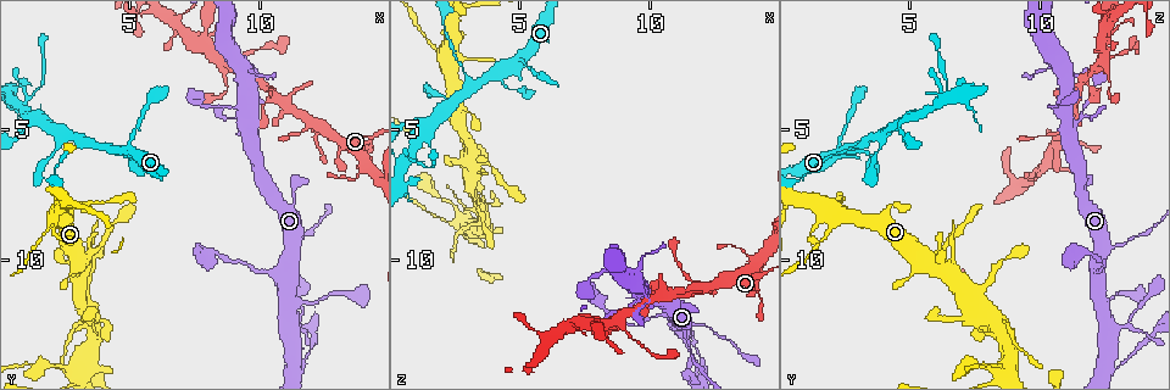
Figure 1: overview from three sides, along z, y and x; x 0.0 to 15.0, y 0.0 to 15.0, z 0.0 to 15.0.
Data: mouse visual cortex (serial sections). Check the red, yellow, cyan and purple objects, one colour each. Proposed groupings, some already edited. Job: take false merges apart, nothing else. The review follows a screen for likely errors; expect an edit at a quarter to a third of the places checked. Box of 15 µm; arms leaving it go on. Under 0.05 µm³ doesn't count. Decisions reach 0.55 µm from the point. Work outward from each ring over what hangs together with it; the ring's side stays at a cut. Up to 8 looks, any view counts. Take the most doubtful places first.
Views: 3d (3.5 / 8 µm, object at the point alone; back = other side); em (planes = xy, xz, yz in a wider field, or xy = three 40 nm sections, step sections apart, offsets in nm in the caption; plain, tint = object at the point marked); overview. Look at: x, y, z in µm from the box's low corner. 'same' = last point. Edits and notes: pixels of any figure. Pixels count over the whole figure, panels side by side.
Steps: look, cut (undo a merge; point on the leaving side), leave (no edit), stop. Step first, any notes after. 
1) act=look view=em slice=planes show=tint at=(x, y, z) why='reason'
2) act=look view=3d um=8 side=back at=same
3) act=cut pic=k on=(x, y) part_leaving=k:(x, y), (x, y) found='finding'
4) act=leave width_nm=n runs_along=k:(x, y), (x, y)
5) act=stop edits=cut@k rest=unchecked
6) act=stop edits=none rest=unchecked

act=look view=3d um=3.5 at=(11.4, 9.4, 12.8) why='thin arm on a thick one'

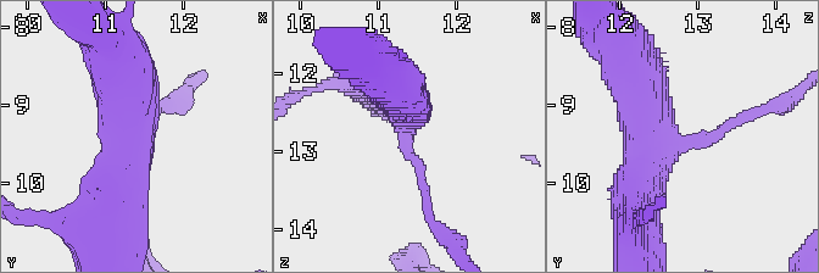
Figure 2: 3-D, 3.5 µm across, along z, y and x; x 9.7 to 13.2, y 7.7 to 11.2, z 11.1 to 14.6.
act=look view=em slice=xy step=3 show=tint at=(11.35, 9.50, 12.75)

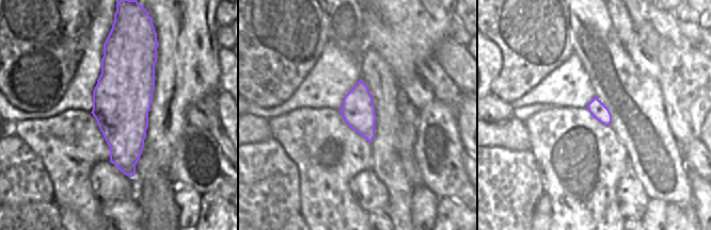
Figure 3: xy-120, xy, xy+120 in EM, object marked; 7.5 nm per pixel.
act=leave arms=3 arm_widths_nm=150,500,700 runs_along=2:(628, 67), (646, 139), (700, 143), (740, 116) found='all the same cell'

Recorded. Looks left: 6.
act=look view=3d um=3.5 at=(3.3, 5.5, 3.2)

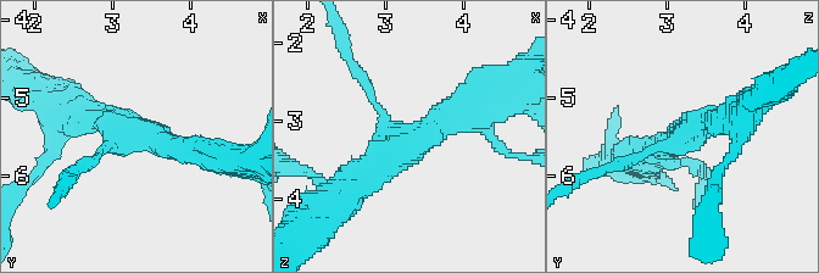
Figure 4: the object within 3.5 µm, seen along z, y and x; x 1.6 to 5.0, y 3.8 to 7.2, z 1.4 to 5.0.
act=look view=em slice=xy step=1 show=tint at=(3.30, 5.45, 3.30) arms=3 arm_widths_nm=150,300,350

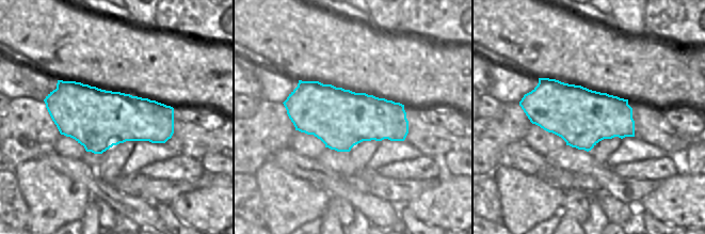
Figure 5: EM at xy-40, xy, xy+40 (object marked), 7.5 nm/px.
act=leave runs_along=4:(472, 98), (419, 134), (345, 194) found='all the same cell'

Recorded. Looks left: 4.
act=look view=3d um=3.5 at=(1.5, 3.3, 6.4) why='a narrow waist'

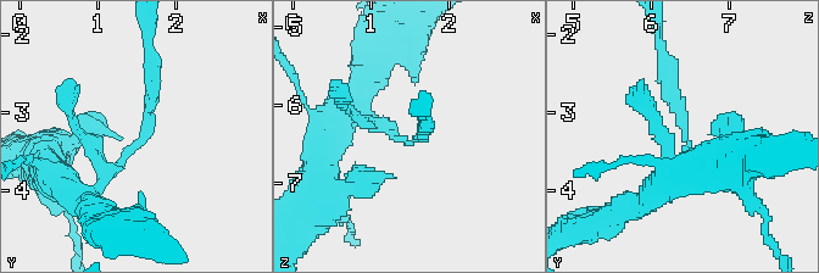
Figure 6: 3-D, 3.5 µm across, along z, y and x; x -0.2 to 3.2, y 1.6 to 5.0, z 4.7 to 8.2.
act=look view=em slice=xy step=5 show=tint at=(1.55, 3.30, 6.45) arm_widths_nm=150,200 why='now the EM'

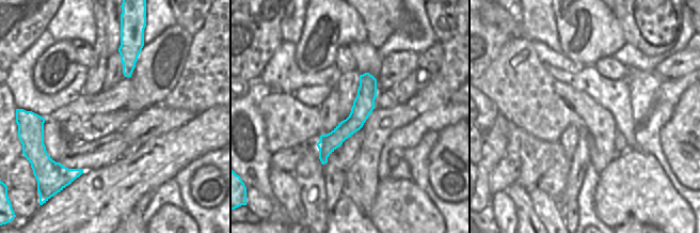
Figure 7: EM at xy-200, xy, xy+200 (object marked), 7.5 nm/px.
act=look view=em slice=xy step=2 show=tint at=same why='cut it another way'

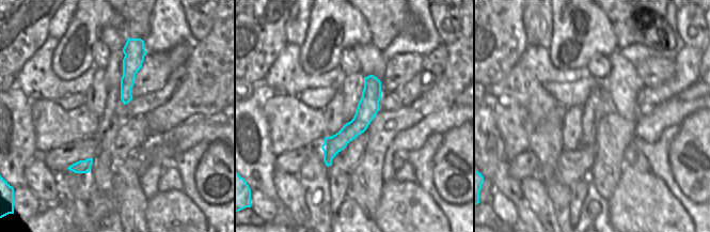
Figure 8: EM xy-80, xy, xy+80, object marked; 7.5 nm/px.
act=leave runs_along=8:(374, 79), (364, 116), (328, 163) found='all the same cell'

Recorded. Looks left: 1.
act=stop edits=none rest=unchecked

